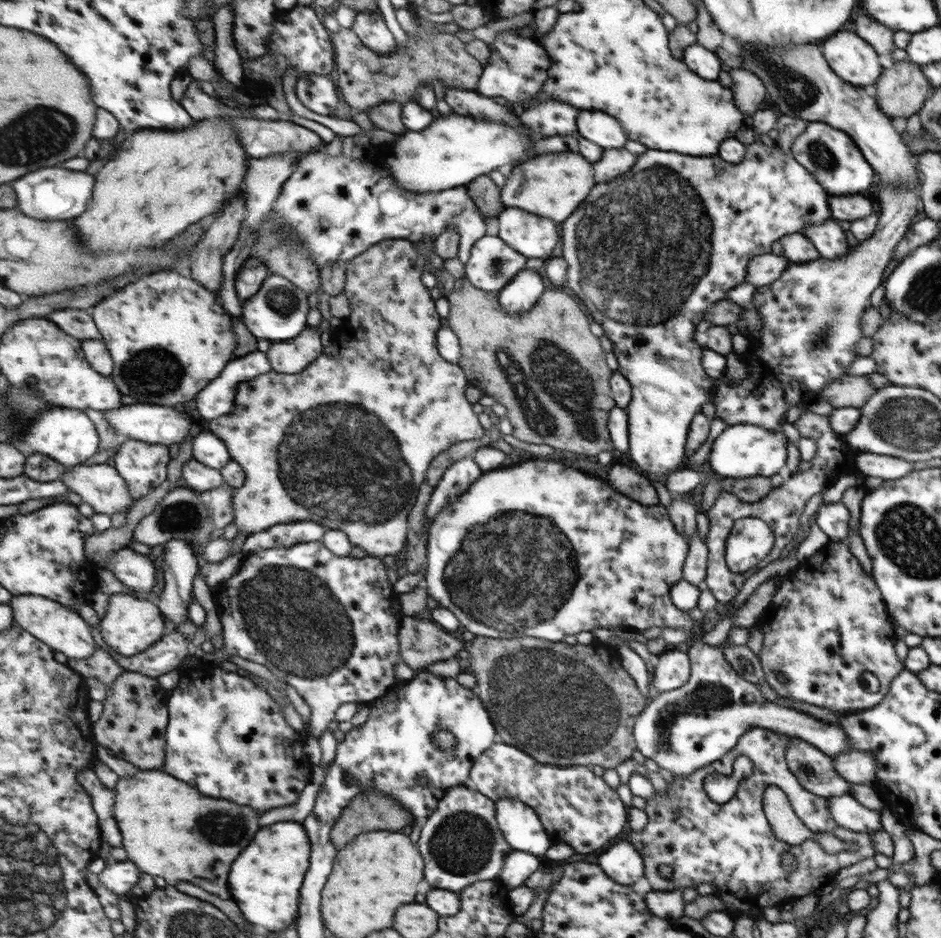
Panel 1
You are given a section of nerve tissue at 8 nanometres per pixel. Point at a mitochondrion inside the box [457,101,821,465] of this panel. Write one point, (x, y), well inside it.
(624, 278)

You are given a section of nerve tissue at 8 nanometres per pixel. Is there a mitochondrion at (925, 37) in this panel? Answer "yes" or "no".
no

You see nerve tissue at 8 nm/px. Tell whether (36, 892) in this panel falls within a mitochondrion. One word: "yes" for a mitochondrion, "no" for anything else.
yes

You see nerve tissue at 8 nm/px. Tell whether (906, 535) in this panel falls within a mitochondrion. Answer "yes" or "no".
yes

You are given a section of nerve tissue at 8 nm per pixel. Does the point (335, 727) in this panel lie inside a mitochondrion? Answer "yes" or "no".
no

